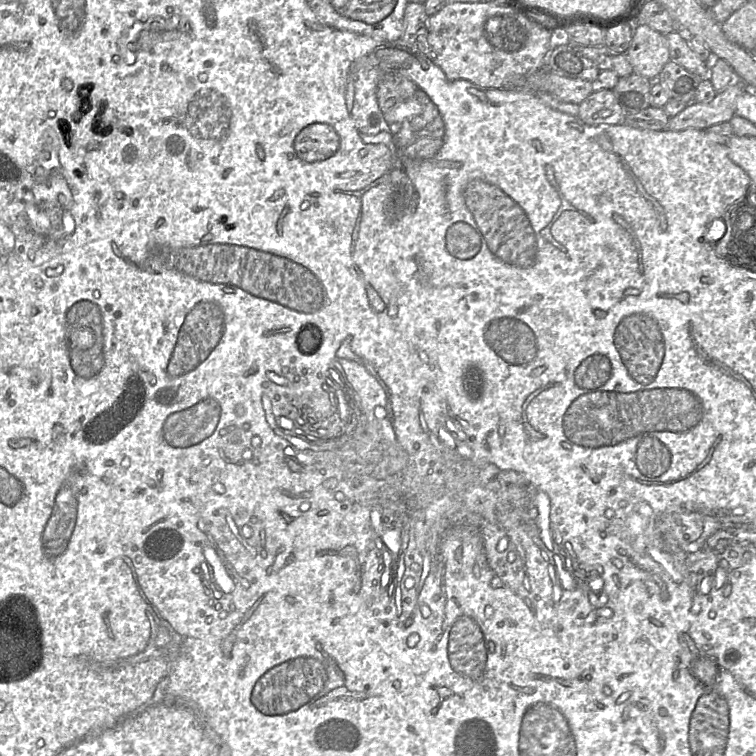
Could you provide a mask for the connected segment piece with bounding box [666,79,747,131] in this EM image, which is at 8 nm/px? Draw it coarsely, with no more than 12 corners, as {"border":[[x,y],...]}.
{"border":[[736,79],[710,102],[690,102],[666,129],[729,122],[745,84]]}

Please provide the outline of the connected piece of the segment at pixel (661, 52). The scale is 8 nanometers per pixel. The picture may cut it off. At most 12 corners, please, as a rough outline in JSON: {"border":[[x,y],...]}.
{"border":[[636,24],[624,52],[635,74],[655,81],[670,60],[665,35]]}

